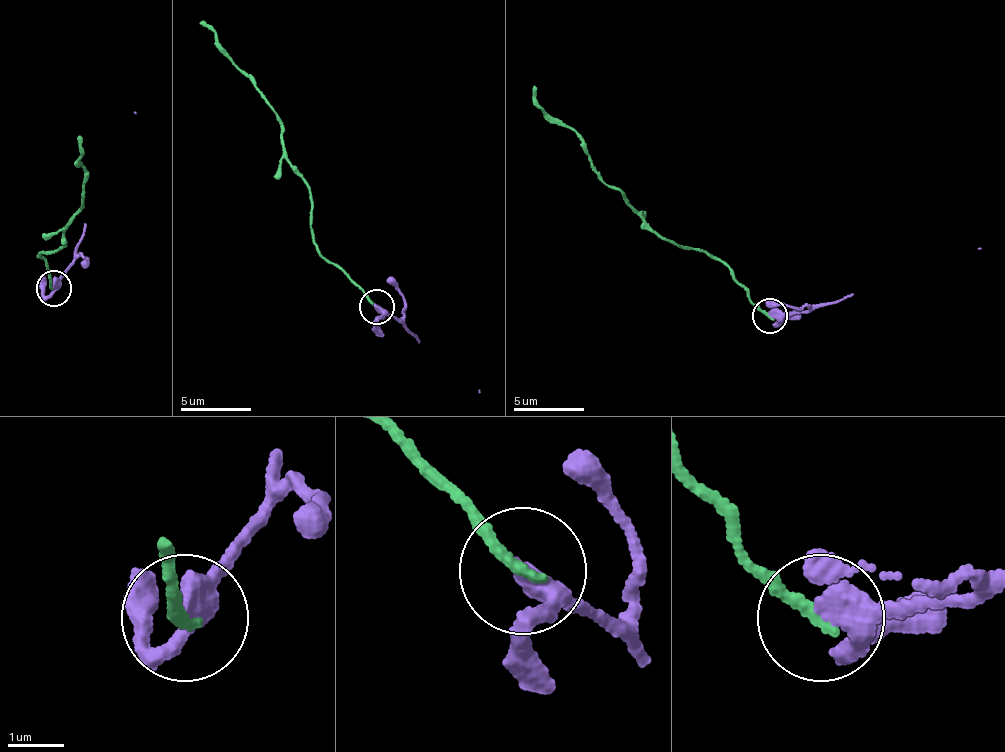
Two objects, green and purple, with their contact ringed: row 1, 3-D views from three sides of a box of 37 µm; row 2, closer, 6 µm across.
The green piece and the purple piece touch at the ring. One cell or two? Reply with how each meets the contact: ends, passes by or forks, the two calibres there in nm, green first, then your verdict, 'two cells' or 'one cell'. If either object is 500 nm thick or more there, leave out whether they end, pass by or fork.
green ends | purple passes by | 240/360 nm | two cells

